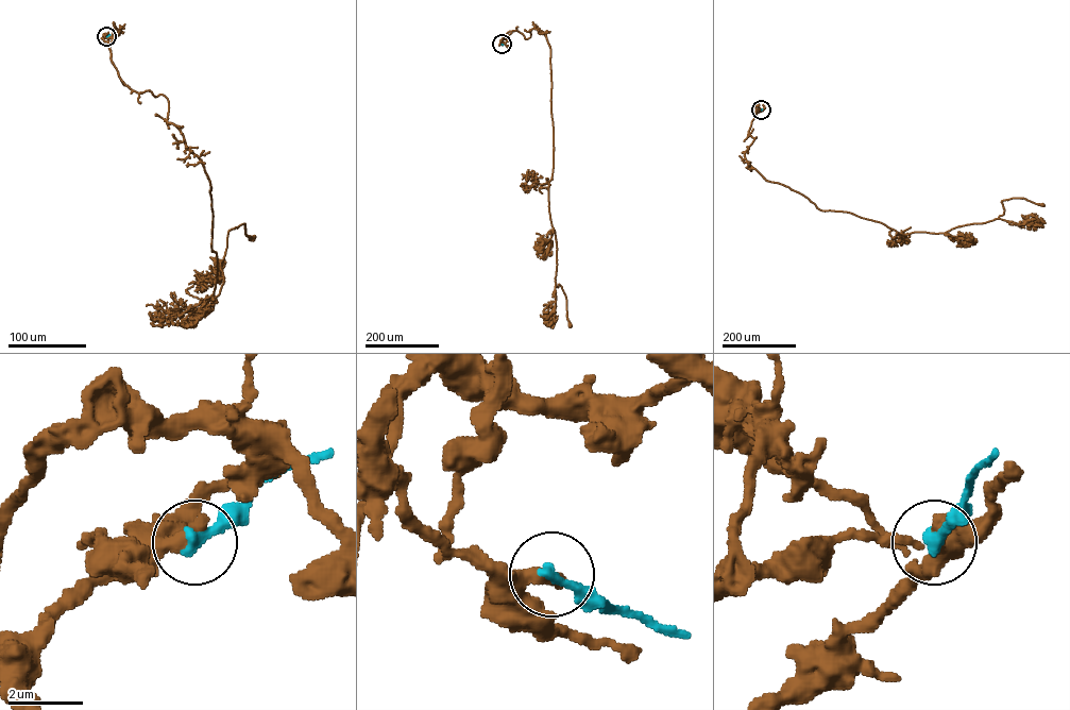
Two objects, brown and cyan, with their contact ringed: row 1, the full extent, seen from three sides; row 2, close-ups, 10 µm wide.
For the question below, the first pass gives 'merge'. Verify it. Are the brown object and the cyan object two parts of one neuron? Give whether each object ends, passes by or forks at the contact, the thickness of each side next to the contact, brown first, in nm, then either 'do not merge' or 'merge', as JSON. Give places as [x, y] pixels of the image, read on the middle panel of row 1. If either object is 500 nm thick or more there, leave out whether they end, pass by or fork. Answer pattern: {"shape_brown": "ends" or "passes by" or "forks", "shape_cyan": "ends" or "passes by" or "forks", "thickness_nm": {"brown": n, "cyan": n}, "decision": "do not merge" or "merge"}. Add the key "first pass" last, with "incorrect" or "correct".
{"shape_brown": "ends", "shape_cyan": "ends", "thickness_nm": {"brown": 480, "cyan": 300}, "decision": "do not merge", "first pass": "incorrect"}

